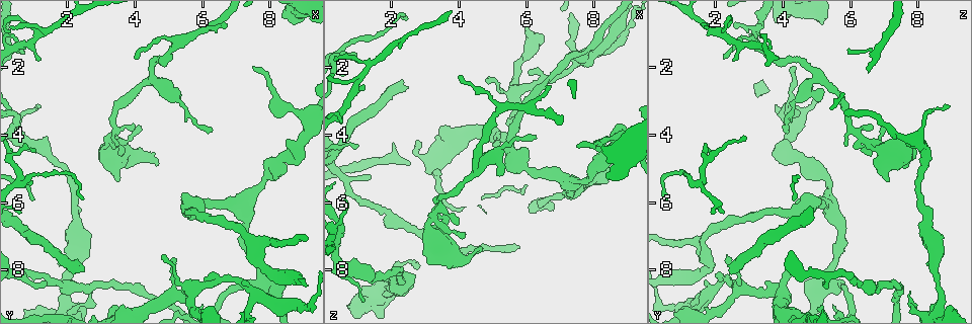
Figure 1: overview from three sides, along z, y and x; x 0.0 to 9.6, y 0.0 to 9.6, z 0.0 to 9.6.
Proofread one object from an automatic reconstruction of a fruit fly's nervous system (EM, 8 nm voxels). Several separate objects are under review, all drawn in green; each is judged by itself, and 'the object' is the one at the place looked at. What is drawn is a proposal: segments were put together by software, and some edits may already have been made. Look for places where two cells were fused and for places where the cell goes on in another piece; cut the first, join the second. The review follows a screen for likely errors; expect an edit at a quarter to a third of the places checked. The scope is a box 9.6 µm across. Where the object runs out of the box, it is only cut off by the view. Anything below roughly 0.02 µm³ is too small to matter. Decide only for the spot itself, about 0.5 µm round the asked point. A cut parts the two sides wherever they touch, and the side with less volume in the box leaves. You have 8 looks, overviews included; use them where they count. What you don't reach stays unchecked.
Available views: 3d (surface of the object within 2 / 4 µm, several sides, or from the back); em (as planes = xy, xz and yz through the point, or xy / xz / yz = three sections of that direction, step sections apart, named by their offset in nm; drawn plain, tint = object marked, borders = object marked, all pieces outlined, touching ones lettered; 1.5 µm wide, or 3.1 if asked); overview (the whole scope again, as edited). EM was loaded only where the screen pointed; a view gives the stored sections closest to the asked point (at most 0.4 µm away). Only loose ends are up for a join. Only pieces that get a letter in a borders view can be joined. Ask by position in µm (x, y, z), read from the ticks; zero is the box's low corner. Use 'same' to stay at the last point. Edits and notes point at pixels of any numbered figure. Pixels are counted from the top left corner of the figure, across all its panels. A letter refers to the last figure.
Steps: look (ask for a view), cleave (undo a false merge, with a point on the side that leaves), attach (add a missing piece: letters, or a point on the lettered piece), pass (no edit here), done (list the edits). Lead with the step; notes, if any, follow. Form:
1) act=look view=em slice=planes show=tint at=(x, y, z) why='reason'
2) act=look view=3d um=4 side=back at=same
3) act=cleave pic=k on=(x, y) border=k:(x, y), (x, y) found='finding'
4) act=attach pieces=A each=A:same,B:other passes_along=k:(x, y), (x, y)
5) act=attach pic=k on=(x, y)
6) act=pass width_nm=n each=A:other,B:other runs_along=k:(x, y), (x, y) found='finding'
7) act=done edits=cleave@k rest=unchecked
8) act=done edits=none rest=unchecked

act=look view=em slice=yz step=8 show=borders at=(1.20, 1.75, 2.50)

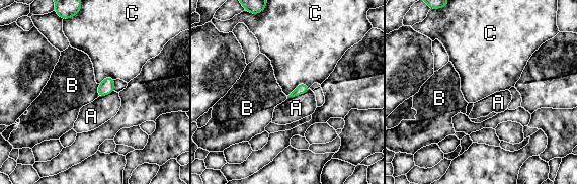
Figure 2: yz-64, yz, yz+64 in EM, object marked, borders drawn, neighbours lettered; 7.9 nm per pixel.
act=look view=em slice=planes show=borders at=same why='cut it another way'

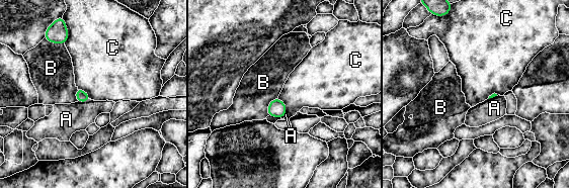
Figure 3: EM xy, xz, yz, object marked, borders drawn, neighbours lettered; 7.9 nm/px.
act=pass each=A:other,B:other,C:other border=3:(277, 98), (285, 104), (286, 113) found='none of them fits'

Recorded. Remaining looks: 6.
act=look view=em slice=planes show=borders at=(3.05, 4.40, 6.80) why='sudden change in width'

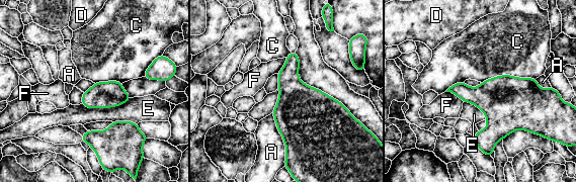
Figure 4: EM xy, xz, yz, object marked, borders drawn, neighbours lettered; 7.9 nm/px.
act=pass longest_contact=C:440nm each=A:other,C:other,D:other,E:other,F:other border=4:(536, 77), (503, 74), (481, 83) found='continuous, no second cell'

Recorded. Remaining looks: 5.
act=look view=em slice=planes show=borders at=(2.40, 8.00, 2.55) why='branch stops here'

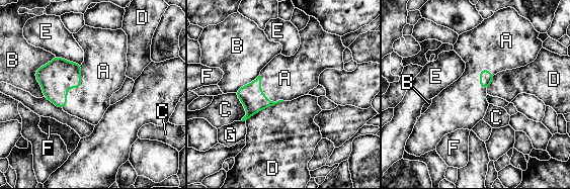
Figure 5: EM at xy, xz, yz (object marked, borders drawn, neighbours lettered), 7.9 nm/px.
act=attach pieces=A longest_contact=A:400nm each=A:same,B:other,C:other,D:other,E:other,F:other,G:other found='the cell continues'

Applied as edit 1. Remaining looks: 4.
act=done edits=attach@5 rest=unchecked

